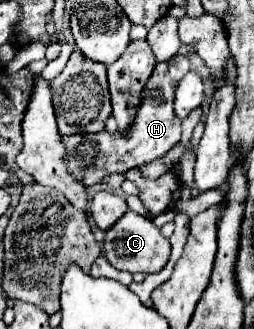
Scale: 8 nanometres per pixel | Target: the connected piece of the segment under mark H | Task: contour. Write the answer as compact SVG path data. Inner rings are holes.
M173 56L167 62L157 62L145 90L139 114L135 118L135 124L127 132L117 132L115 136L107 132L99 134L73 134L63 136L61 142L67 150L65 164L67 172L73 178L81 178L85 186L93 186L101 182L109 174L121 174L129 168L143 166L147 162L153 162L167 154L179 140L181 140L181 120L173 112L173 100L175 100L175 88L179 80L191 70L191 62L187 56Z

